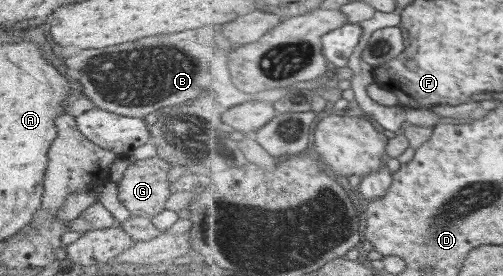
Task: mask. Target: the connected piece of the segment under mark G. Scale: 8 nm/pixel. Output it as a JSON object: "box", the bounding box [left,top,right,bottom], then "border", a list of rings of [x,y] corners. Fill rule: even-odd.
{"box":[116,156,173,219],"border":[[[157,156],[143,159],[143,161],[131,160],[121,181],[116,183],[117,200],[121,202],[131,217],[151,219],[164,210],[165,200],[171,193],[167,185],[167,172],[173,162],[158,159]]]}

